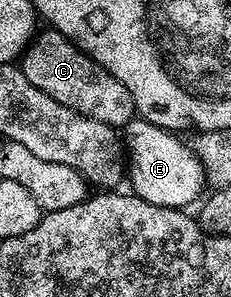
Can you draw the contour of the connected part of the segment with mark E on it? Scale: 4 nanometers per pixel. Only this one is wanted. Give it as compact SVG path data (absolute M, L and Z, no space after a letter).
M136 116L122 130L122 142L126 147L126 178L132 186L131 193L155 206L188 208L188 205L205 193L206 175L198 156L179 133L163 130Z

